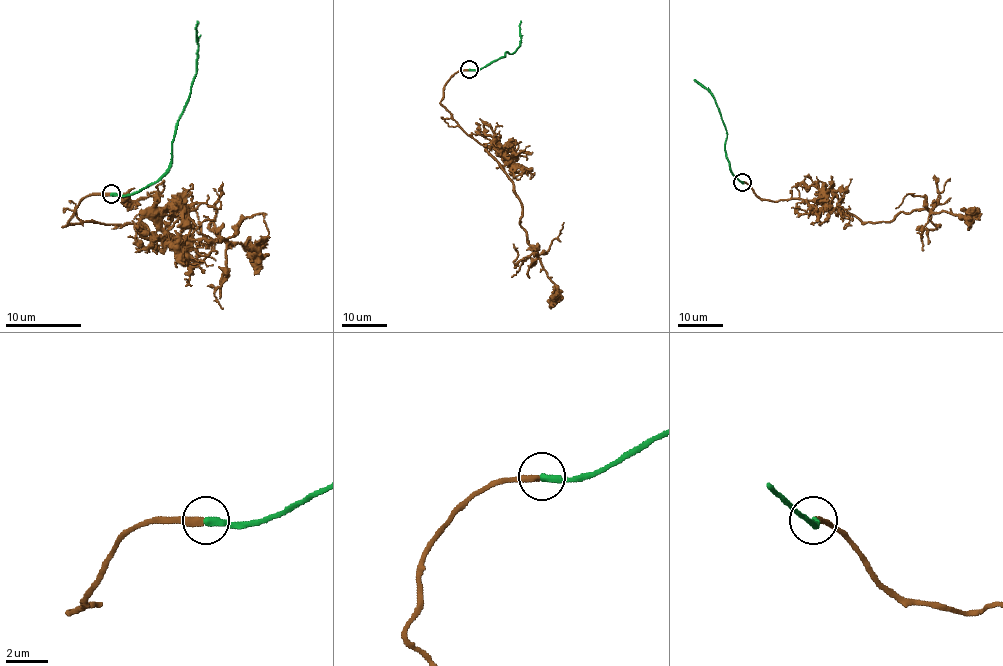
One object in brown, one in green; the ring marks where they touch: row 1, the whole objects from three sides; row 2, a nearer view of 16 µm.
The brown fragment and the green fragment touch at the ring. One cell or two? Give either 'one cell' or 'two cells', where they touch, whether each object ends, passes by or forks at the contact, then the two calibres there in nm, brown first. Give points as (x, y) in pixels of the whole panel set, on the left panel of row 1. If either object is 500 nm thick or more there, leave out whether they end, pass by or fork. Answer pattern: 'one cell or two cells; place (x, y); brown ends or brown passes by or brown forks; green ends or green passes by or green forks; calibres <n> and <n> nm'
one cell; place (111, 194); brown ends; green ends; calibres 280 and 320 nm

